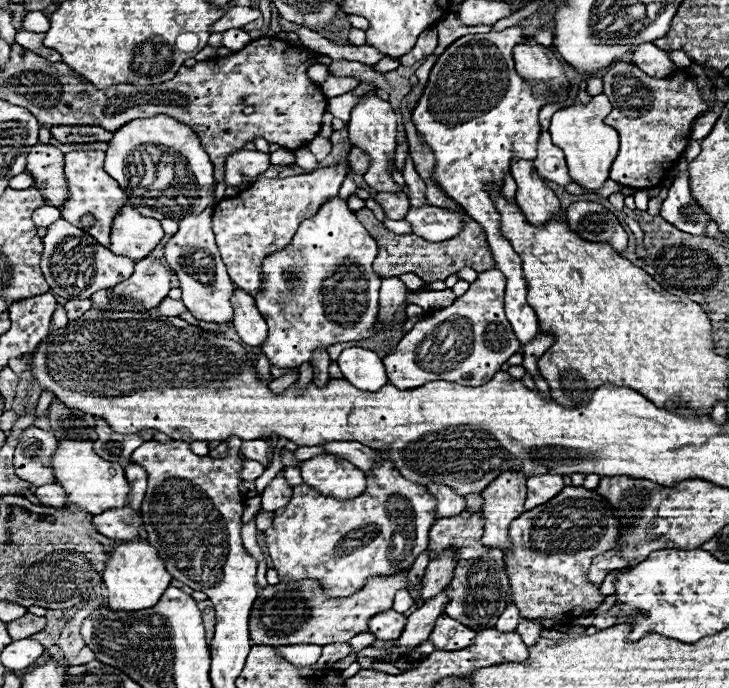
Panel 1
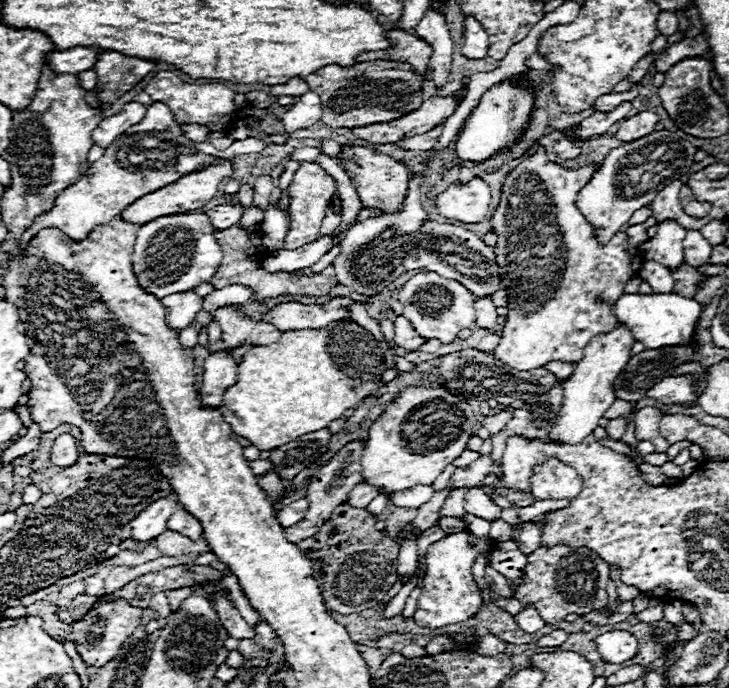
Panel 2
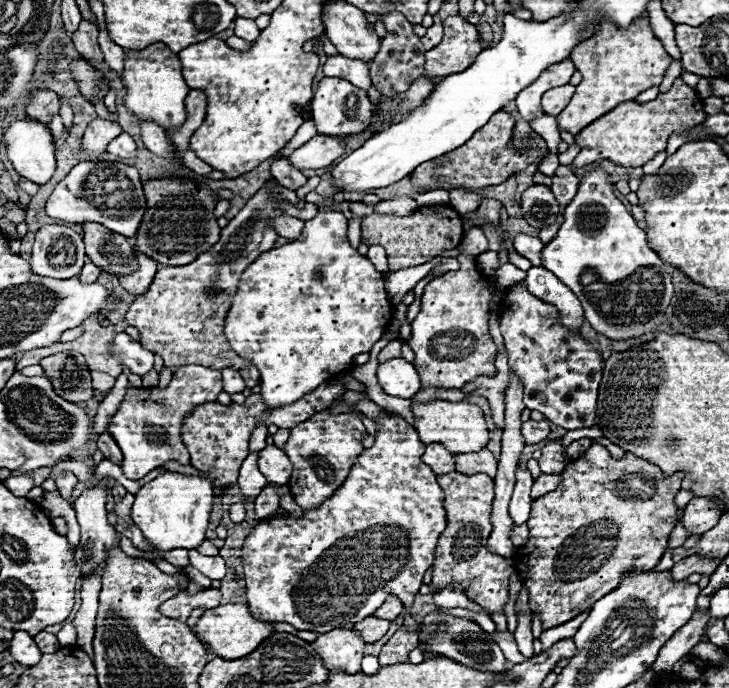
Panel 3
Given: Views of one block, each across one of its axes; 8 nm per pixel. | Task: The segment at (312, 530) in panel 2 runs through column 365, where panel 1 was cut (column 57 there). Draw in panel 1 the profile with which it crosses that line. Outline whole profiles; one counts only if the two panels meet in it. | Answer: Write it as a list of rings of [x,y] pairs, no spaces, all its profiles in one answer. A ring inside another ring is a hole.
[[[34,426],[24,430],[14,452],[16,474],[34,486],[54,484],[56,476],[52,470],[52,456],[56,452],[56,446],[58,438],[54,432]]]

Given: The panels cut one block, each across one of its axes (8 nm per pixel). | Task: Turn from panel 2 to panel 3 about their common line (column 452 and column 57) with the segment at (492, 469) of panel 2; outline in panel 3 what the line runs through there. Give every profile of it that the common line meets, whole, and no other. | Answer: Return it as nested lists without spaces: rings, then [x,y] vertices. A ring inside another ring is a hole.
[[[60,472],[60,474],[56,474],[54,480],[56,480],[56,486],[58,486],[60,494],[68,500],[70,494],[72,494],[72,488],[78,484],[78,478],[72,472]]]

